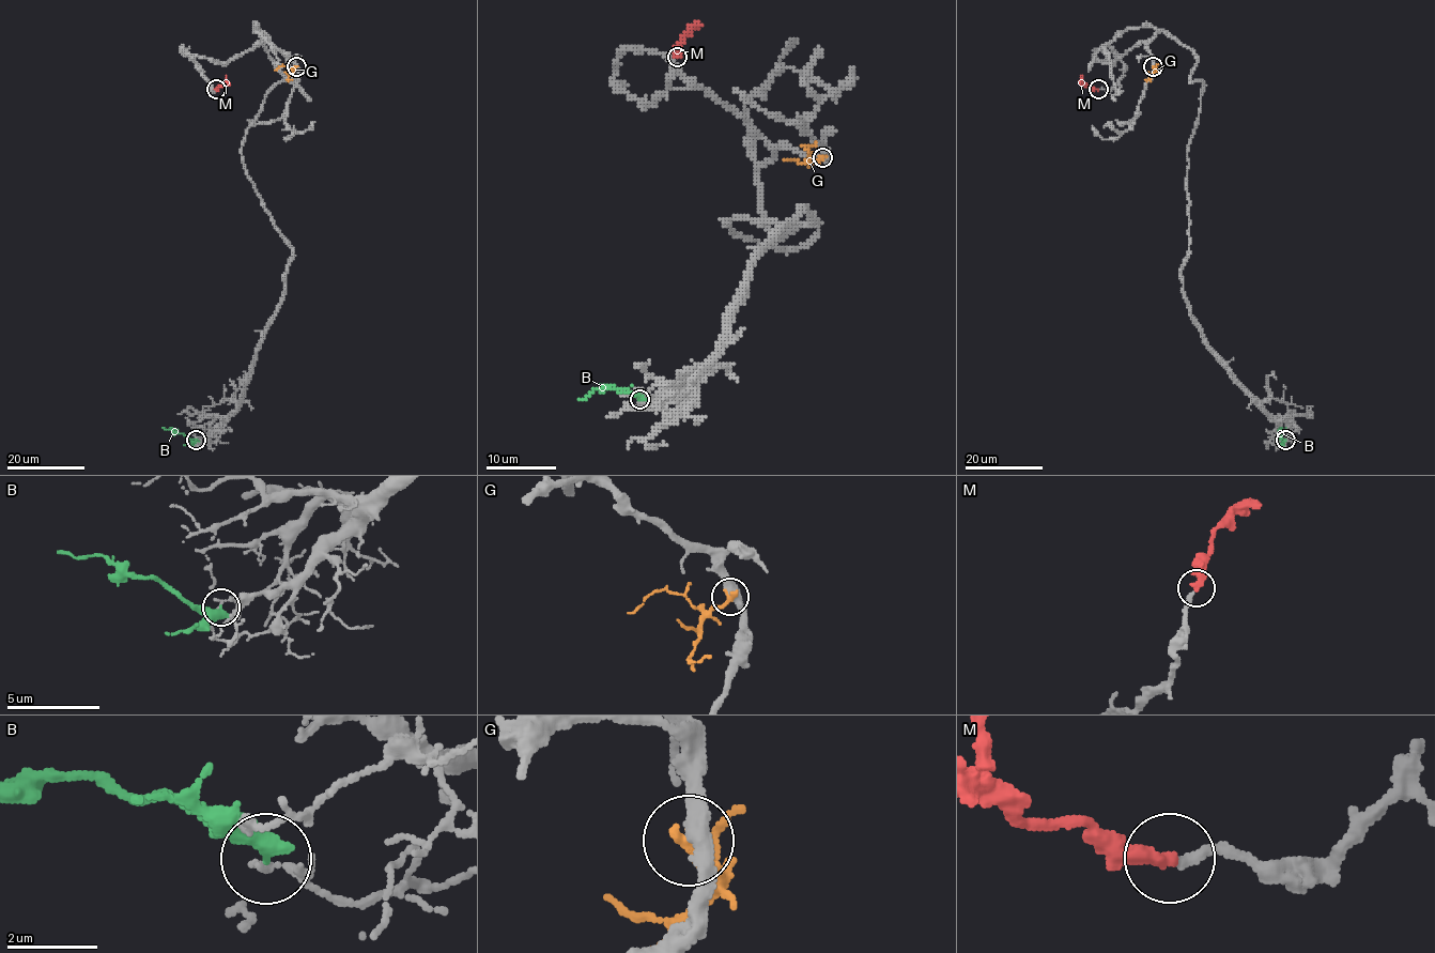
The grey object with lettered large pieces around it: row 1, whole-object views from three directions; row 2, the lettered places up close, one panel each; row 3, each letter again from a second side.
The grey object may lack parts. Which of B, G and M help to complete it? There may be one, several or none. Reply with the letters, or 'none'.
M

